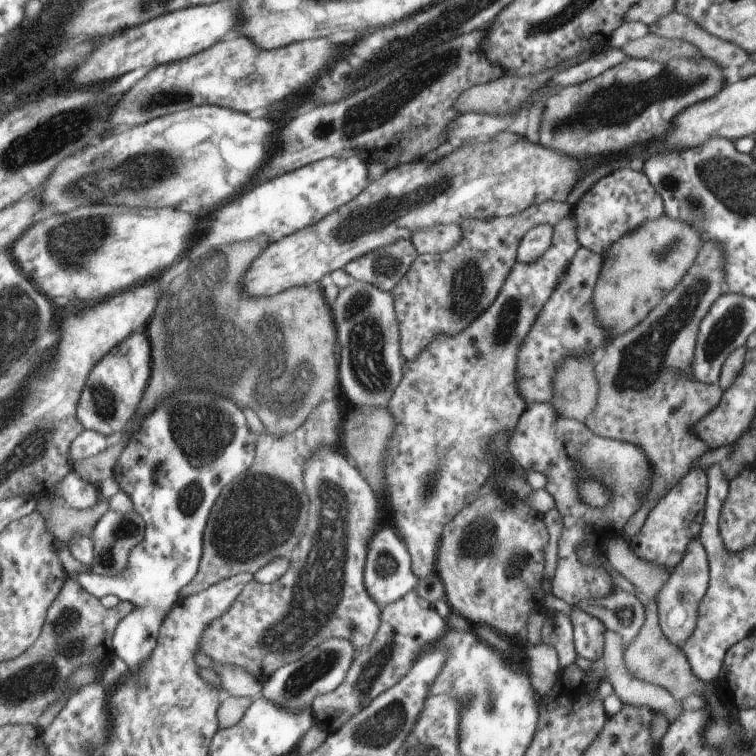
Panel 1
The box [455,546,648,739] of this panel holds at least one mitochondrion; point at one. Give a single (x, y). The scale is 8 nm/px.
(489, 704)

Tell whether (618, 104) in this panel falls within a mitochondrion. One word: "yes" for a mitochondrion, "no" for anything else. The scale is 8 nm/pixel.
yes

